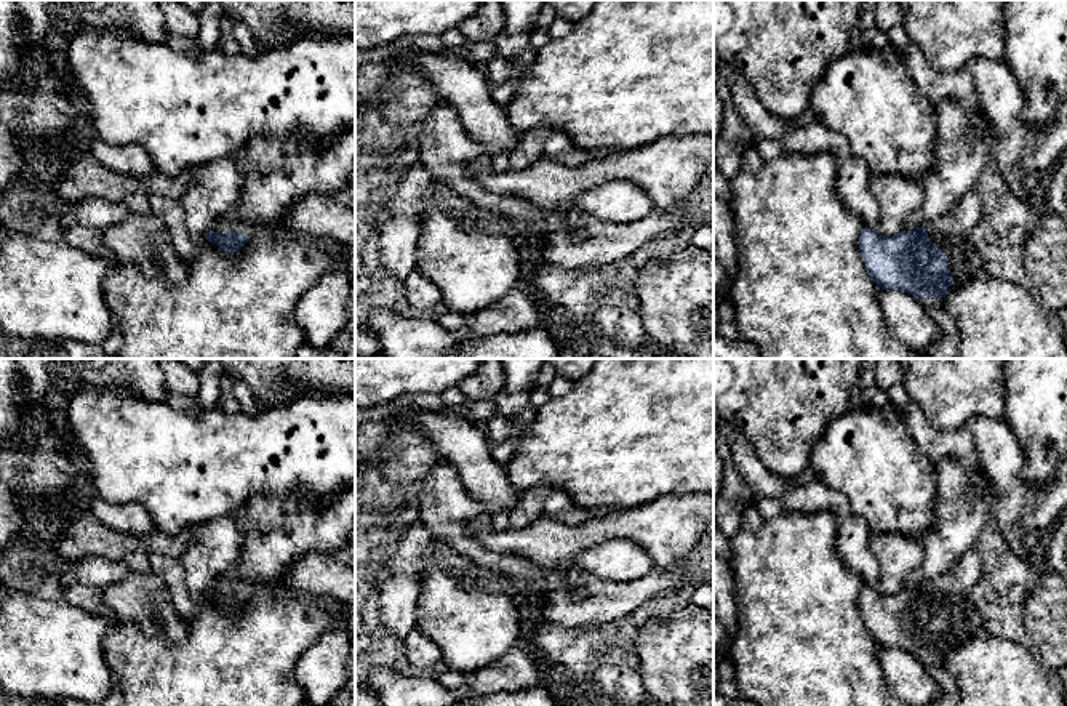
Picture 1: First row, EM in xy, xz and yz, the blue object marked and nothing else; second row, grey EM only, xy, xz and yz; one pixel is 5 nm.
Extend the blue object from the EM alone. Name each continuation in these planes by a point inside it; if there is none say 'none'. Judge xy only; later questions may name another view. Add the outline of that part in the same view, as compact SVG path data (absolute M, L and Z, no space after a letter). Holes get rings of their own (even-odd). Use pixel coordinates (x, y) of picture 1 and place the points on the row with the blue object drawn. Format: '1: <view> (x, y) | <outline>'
1: xy (215, 191) | M221 157L189 173L194 181L181 202L190 239L198 243L206 240L210 229L237 207L243 176L235 157Z

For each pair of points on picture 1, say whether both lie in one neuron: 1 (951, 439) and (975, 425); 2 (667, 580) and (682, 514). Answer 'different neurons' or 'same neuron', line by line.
1: different neurons
2: different neurons

